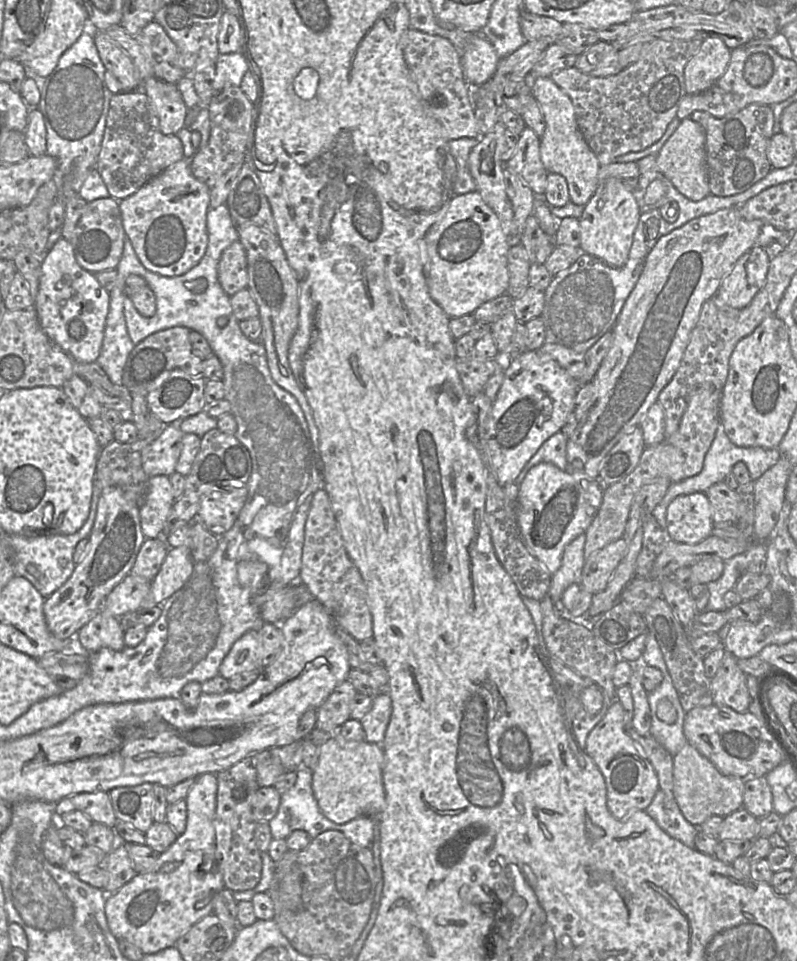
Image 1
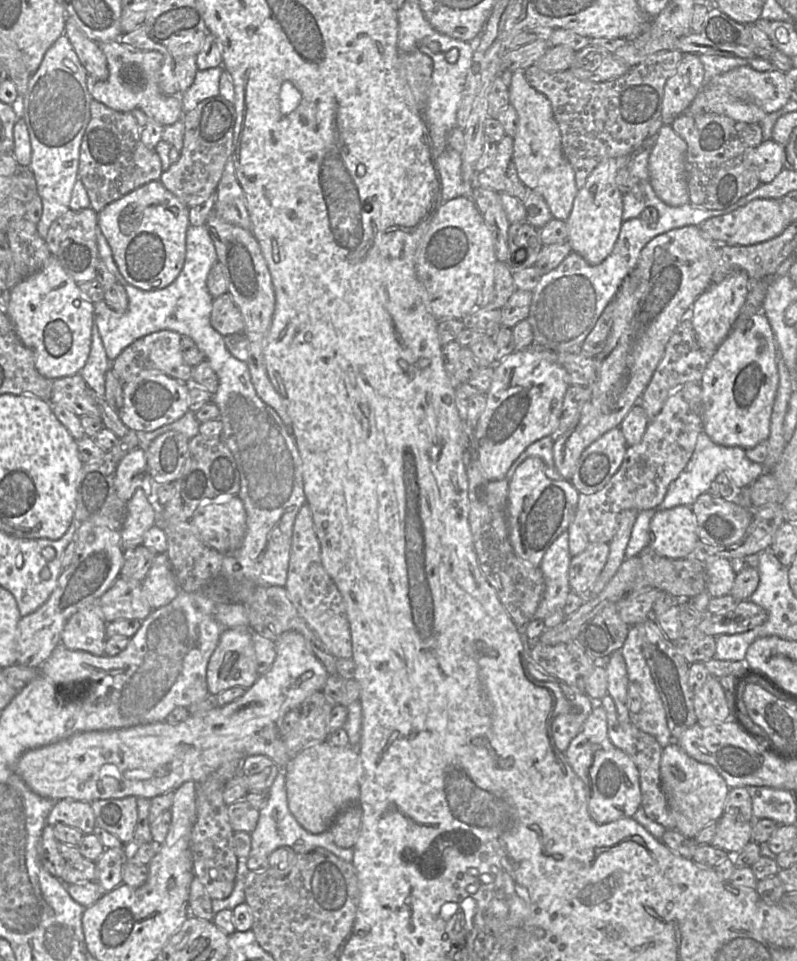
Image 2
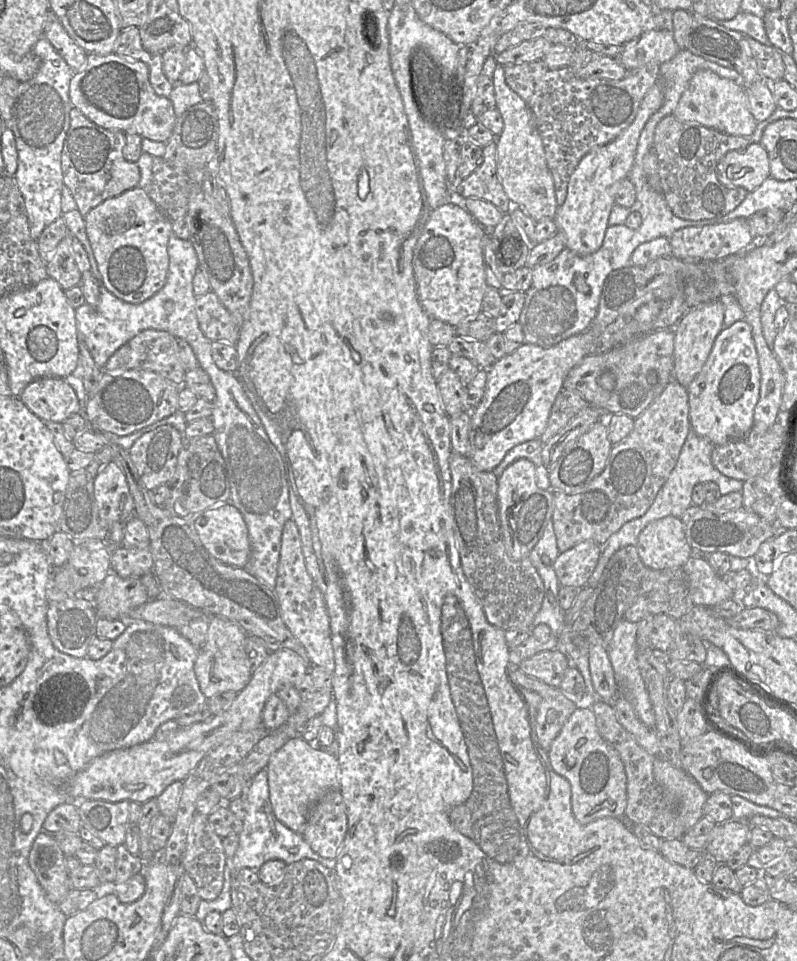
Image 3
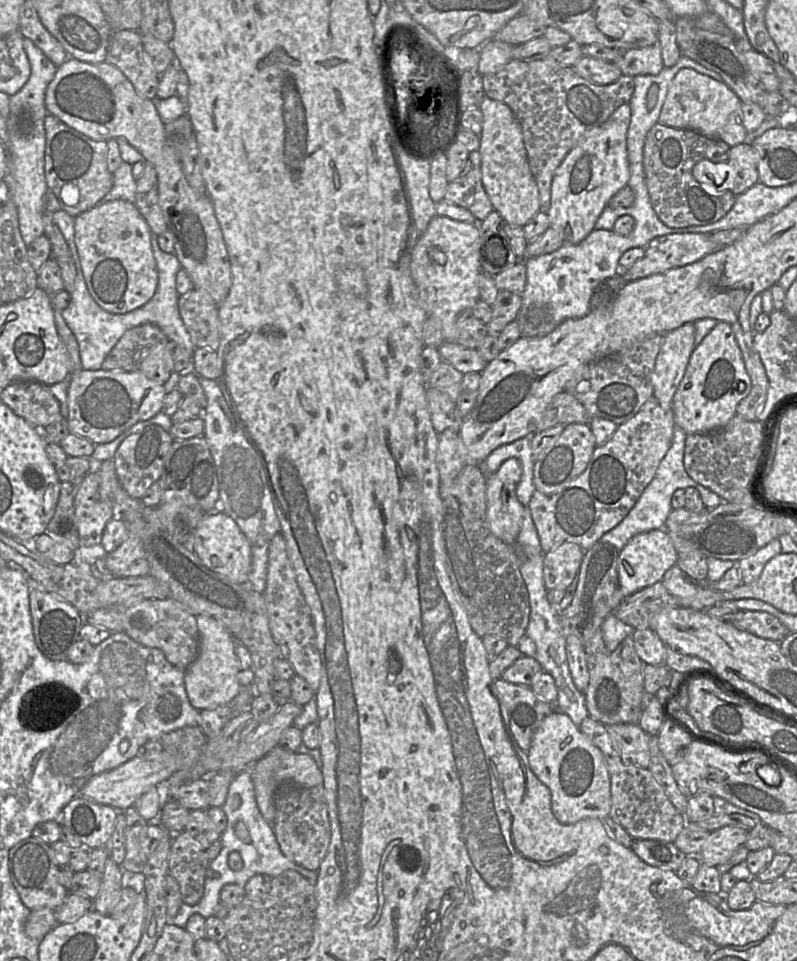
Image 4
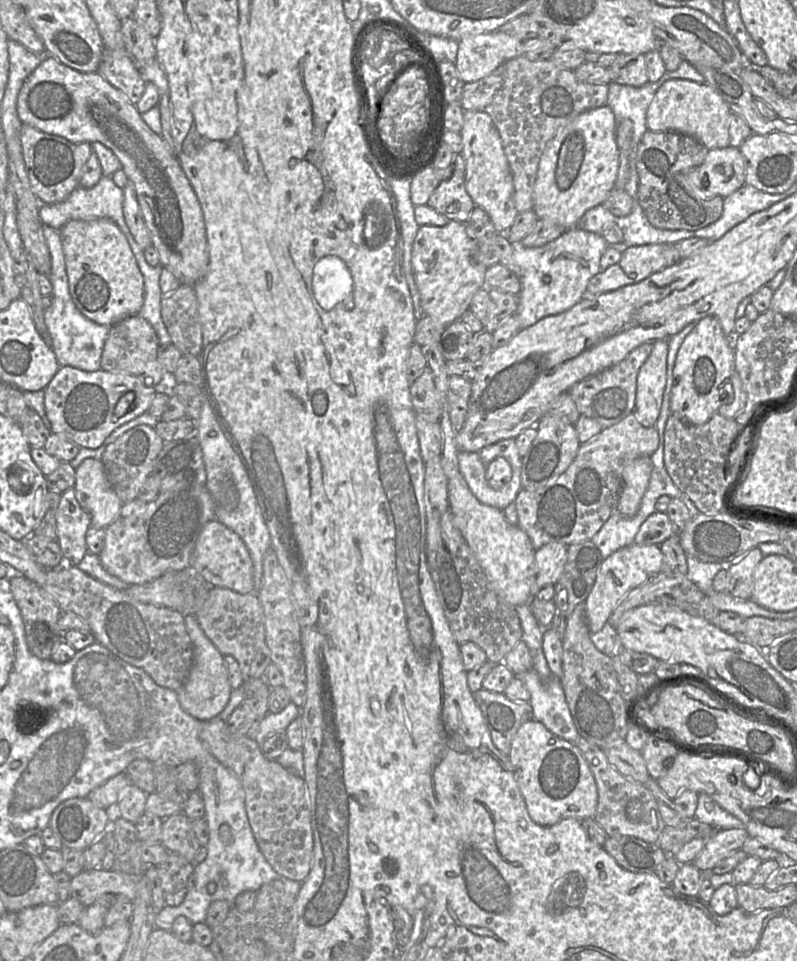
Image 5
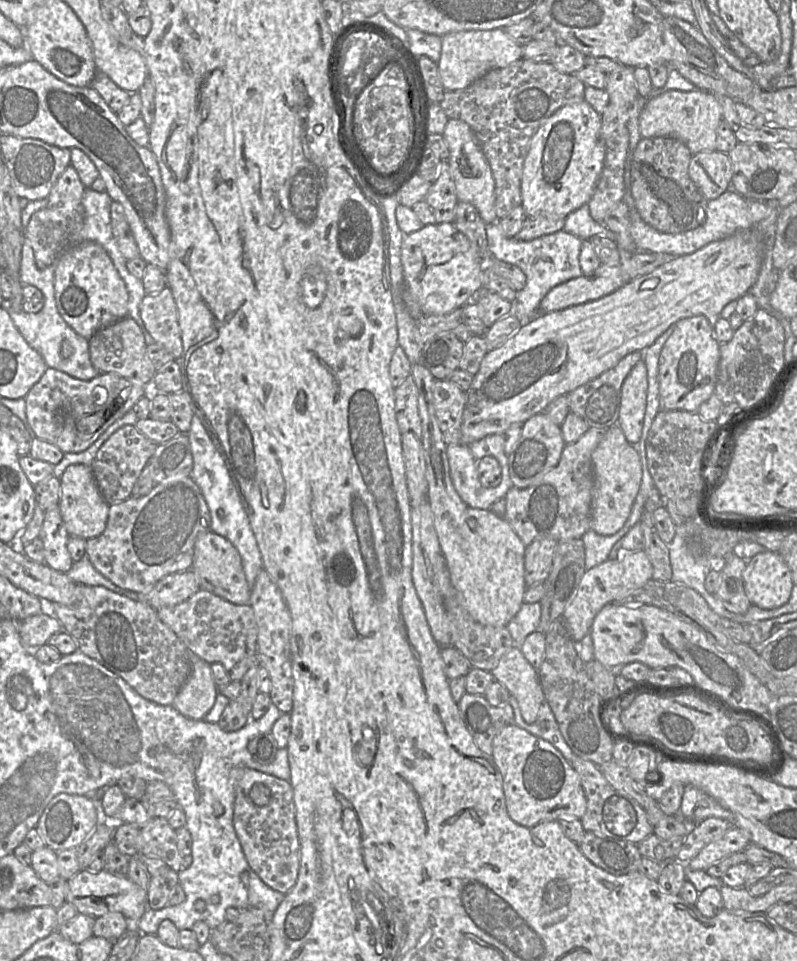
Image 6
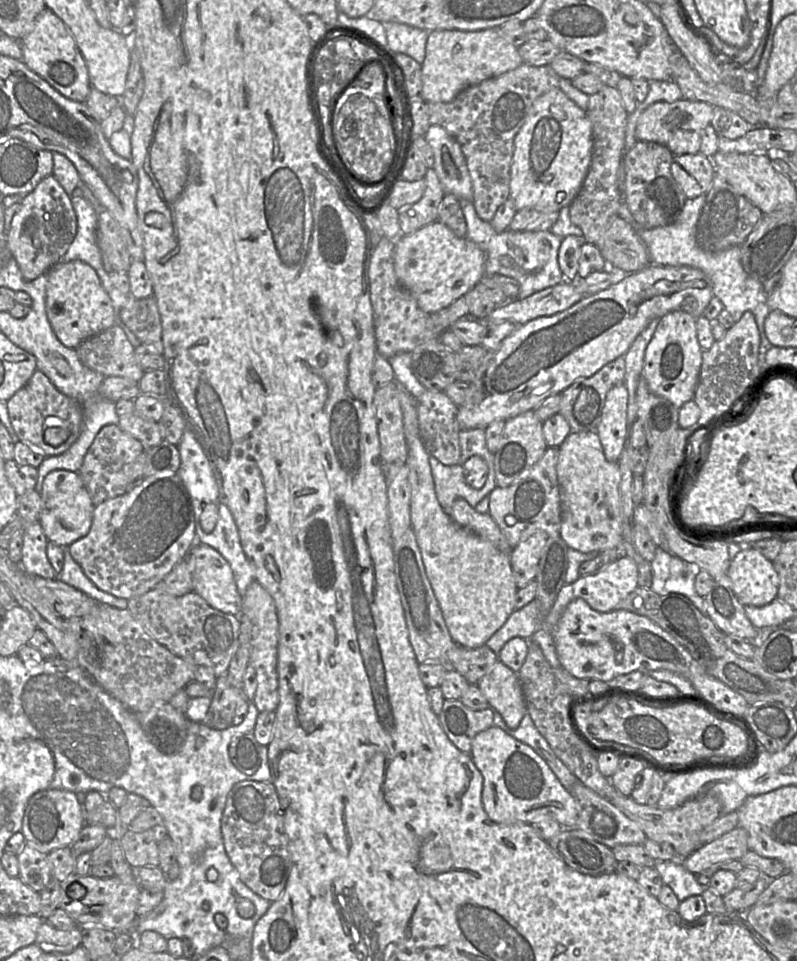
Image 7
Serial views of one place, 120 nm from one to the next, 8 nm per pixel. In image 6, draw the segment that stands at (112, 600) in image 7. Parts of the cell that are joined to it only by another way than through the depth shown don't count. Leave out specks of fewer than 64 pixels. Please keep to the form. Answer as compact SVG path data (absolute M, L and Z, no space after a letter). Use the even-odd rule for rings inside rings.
M86 554L81 559L73 563L70 570L67 572L67 575L77 584L104 587L132 600L139 600L138 593L116 586L101 573L99 573Z

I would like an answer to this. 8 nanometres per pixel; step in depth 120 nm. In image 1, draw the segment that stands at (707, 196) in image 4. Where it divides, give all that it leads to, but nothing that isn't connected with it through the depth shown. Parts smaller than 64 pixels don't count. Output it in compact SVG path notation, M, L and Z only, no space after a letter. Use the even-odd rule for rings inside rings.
M750 104L723 118L696 111L689 119L698 123L705 134L706 172L711 195L728 197L742 193L772 170L766 153L773 136L774 117L771 106Z

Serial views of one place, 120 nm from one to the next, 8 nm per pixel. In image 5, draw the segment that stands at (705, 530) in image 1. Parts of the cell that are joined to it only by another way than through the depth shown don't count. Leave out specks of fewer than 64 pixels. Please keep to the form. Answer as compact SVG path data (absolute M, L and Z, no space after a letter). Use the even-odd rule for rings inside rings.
M631 544L602 562L594 586L586 600L586 619L590 632L600 631L608 622L615 606L632 591L662 571L663 554L659 545Z

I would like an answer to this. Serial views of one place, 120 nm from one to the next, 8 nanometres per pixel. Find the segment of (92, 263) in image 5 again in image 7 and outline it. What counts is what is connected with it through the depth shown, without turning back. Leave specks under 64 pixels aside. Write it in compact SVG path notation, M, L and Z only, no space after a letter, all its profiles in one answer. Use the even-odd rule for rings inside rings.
M80 260L62 262L46 274L46 314L64 346L76 349L83 341L118 323L118 308L89 264Z

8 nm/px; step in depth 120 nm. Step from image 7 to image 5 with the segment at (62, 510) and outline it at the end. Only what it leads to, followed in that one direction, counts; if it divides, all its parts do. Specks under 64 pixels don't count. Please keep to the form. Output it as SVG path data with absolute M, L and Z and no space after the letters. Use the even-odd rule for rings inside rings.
M99 459L82 461L75 472L75 497L91 517L90 528L105 529L117 518L123 505L111 487Z

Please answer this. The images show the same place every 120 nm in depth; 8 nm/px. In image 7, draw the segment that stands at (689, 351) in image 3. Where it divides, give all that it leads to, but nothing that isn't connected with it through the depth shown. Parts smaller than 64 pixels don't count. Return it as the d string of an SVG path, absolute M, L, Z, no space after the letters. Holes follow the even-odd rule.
M624 384L613 387L606 396L602 418L595 430L609 462L619 460L628 439L628 397L628 389Z

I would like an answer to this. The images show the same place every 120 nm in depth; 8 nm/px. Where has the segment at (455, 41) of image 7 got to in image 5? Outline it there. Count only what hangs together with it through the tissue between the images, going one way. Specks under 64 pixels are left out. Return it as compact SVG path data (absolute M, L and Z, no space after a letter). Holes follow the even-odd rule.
M501 29L459 40L454 64L460 79L478 81L508 60L523 56L523 42Z

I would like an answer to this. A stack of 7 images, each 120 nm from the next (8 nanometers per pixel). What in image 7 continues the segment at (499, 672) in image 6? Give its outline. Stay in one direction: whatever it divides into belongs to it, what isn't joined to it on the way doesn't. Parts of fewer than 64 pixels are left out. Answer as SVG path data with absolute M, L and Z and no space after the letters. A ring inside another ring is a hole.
M498 660L476 685L486 697L489 707L498 712L510 728L520 725L527 708L517 672Z

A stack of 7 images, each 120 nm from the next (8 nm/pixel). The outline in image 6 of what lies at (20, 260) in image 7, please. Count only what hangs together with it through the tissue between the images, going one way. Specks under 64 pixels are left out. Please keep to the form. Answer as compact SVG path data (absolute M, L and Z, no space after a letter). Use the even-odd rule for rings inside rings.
M69 165L52 187L46 198L47 205L35 212L25 226L24 245L32 248L38 269L51 265L63 252L79 242L79 233L83 227L82 196L85 190L77 171Z

